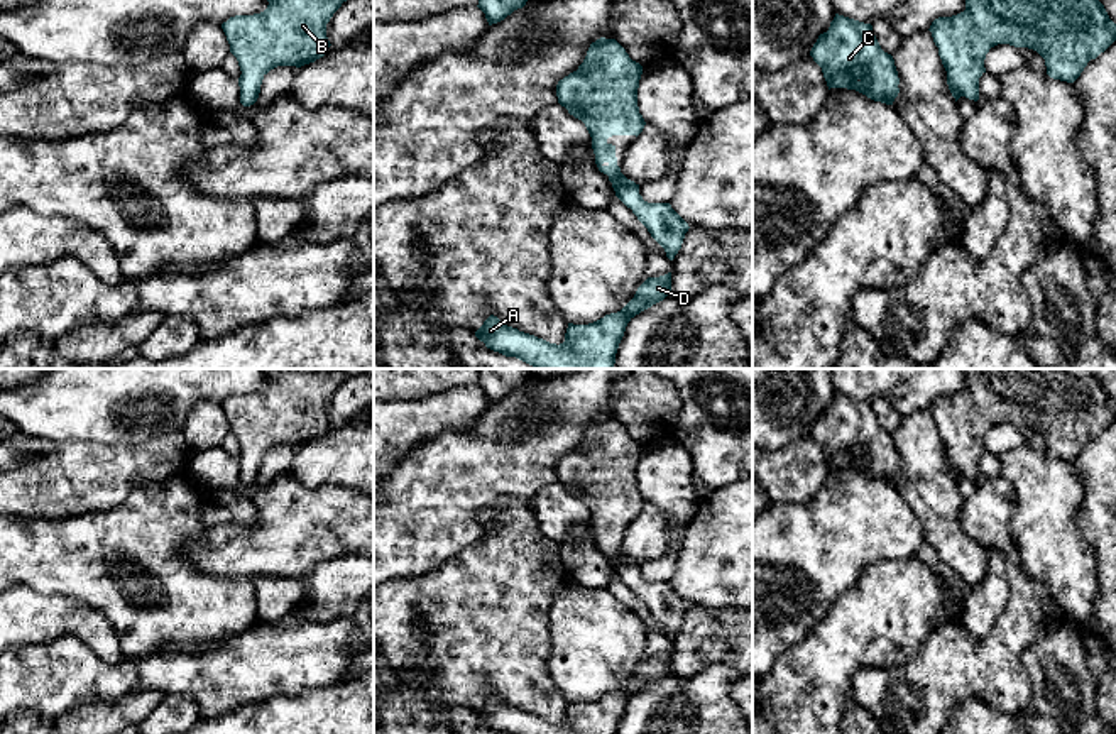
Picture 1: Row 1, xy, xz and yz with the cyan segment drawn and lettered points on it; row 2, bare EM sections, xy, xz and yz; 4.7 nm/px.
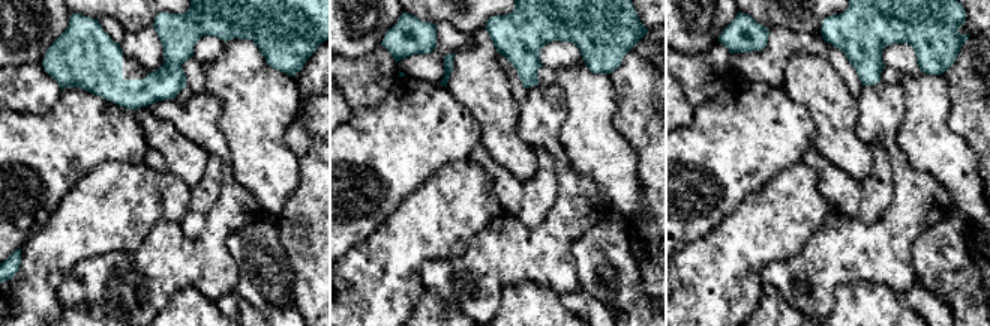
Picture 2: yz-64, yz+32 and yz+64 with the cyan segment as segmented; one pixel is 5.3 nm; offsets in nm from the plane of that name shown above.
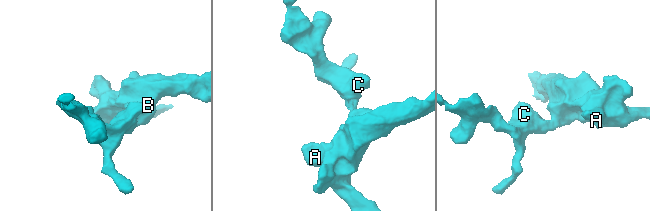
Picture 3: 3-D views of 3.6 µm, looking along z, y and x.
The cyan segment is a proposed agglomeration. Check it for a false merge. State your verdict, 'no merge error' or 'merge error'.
no merge error

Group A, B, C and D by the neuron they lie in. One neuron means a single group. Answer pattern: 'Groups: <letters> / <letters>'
Groups: A B C D

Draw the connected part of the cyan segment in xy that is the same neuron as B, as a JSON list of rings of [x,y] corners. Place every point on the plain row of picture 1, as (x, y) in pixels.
[[[264,369],[267,387],[235,394],[222,403],[230,431],[240,445],[240,482],[257,480],[264,455],[277,445],[315,441],[331,425],[326,403],[352,375],[374,369]]]

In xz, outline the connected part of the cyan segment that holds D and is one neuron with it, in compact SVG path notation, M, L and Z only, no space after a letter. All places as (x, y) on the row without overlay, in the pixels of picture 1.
M671 651L648 656L621 690L588 704L568 702L565 720L560 724L507 705L494 693L484 700L475 715L502 734L615 734L627 702L663 680L670 670Z

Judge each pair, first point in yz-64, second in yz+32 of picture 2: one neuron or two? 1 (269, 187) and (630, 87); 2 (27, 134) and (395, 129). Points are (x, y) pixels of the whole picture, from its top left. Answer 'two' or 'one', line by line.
1: two
2: one

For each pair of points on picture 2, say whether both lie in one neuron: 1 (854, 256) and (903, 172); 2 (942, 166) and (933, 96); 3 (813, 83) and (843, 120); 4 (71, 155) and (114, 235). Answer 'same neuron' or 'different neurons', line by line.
1: same neuron
2: same neuron
3: same neuron
4: different neurons

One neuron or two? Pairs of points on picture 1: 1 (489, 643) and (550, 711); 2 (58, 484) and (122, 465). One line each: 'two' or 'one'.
1: one
2: one

